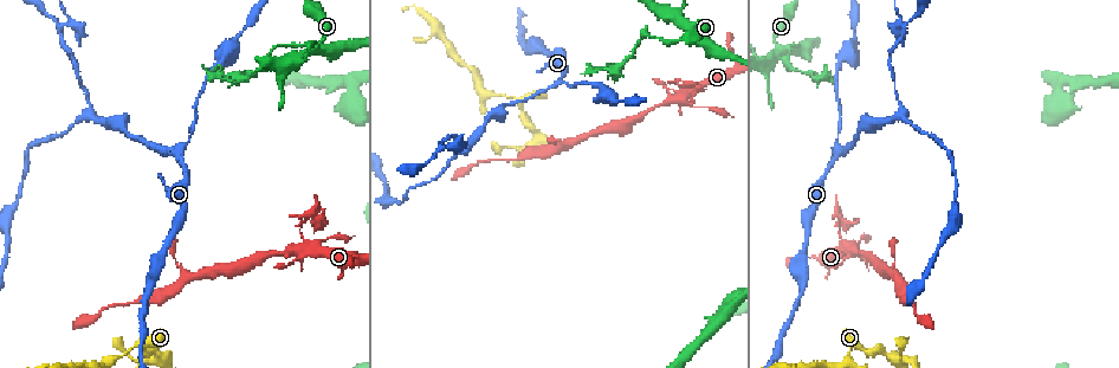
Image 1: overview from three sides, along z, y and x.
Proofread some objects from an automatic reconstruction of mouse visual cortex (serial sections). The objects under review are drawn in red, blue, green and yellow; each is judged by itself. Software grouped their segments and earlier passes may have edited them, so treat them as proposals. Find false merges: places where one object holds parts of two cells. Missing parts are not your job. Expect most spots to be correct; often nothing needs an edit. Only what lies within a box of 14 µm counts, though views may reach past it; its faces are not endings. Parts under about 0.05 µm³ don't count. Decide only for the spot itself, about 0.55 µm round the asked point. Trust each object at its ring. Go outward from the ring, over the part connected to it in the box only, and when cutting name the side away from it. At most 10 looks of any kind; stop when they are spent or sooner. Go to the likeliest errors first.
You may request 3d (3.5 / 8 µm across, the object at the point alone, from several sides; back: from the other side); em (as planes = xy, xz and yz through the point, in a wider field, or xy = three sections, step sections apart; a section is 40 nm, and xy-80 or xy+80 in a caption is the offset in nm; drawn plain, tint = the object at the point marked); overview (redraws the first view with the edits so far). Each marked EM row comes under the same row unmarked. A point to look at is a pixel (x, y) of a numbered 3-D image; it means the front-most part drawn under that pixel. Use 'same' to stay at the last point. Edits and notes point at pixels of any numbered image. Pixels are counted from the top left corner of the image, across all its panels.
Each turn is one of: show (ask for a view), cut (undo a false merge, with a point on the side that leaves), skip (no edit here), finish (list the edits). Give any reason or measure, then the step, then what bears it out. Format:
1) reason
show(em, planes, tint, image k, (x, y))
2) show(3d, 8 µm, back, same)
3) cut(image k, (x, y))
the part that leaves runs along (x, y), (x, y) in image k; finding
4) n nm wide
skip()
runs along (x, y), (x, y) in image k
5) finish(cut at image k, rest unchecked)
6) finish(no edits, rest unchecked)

show(3d, 8 µm, image 1, (834, 154))

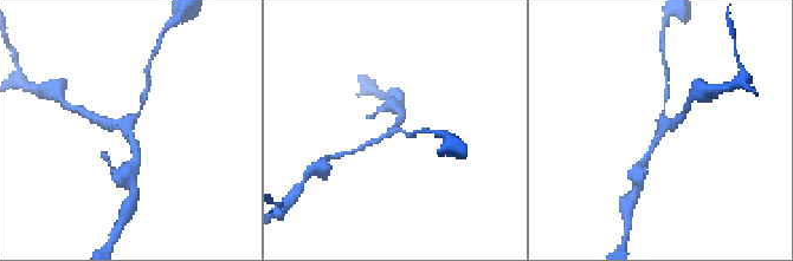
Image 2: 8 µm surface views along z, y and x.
show(em, xy, step 5, tint, image 2, (661, 130))

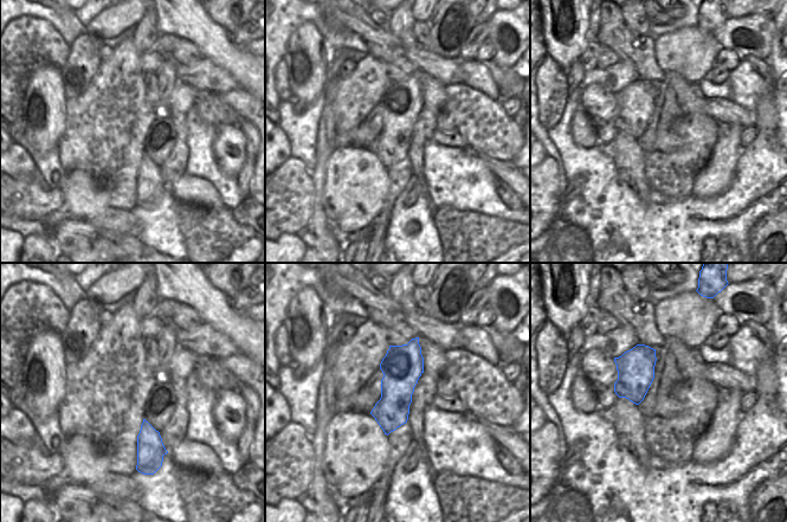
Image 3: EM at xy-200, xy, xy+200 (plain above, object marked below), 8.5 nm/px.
arms of 100, 200, 200 nm
skip()
runs along (137, 160), (133, 135), (102, 118) in image 2; one cell here

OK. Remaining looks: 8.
show(3d, 3.5 µm, image 1, (686, 25))

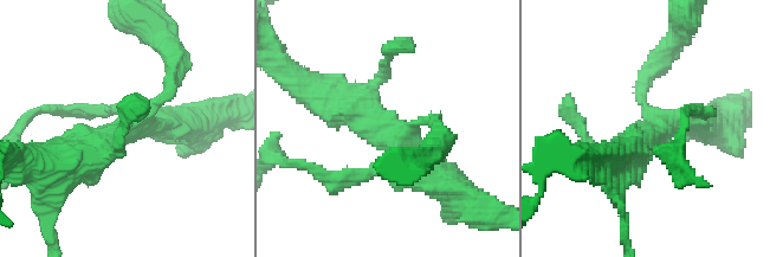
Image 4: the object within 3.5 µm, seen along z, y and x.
4 arms; arms of 150, 200, 350, 450 nm
show(em, xy, step 2, tint, image 4, (659, 130))

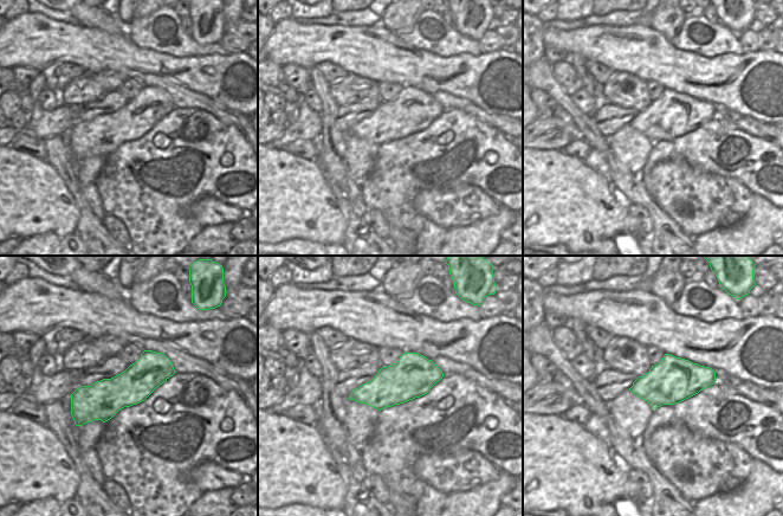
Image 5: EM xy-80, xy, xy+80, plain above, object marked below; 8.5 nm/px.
skip()
all the same cell

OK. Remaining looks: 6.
thick turns thin
show(3d, 8 µm, image 1, (89, 113))

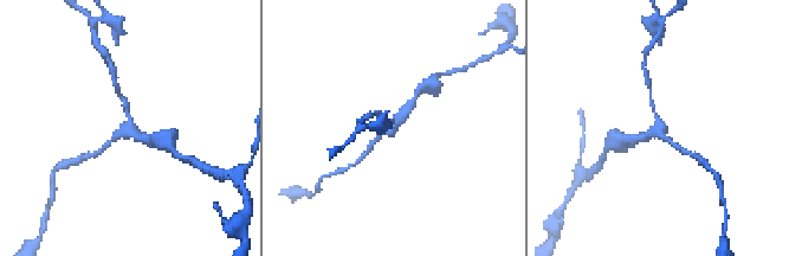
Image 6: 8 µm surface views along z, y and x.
closer look
show(3d, 3.5 µm, image 6, (127, 132))

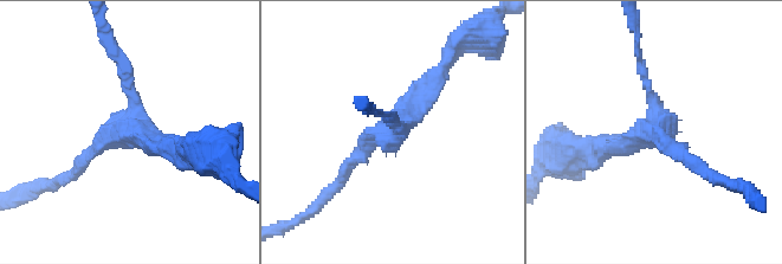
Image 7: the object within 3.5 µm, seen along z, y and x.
skip()
runs along (445, 68), (343, 171) in image 7; one cell here

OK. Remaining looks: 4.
a narrow waist
show(3d, 8 µm, image 1, (904, 27))

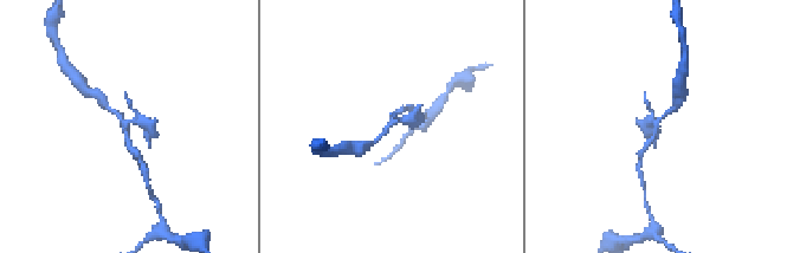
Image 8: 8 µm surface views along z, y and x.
shape alone is not enough
show(em, xy, step 3, tint, image 8, (390, 125))

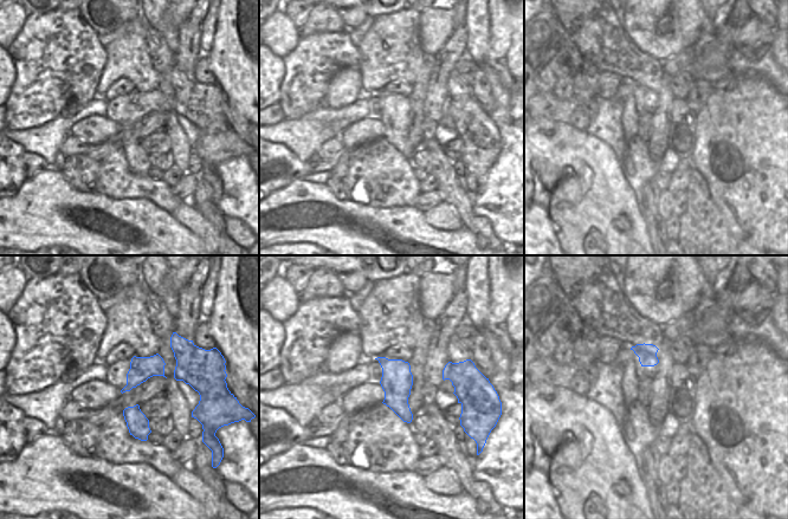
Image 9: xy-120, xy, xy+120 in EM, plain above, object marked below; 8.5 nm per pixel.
skip()
continuous, no second cell

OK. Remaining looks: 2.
finish(no edits, rest unchecked)

